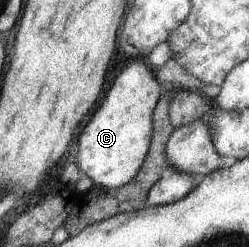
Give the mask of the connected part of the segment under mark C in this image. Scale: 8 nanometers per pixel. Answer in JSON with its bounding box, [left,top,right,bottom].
[77,60,161,188]

